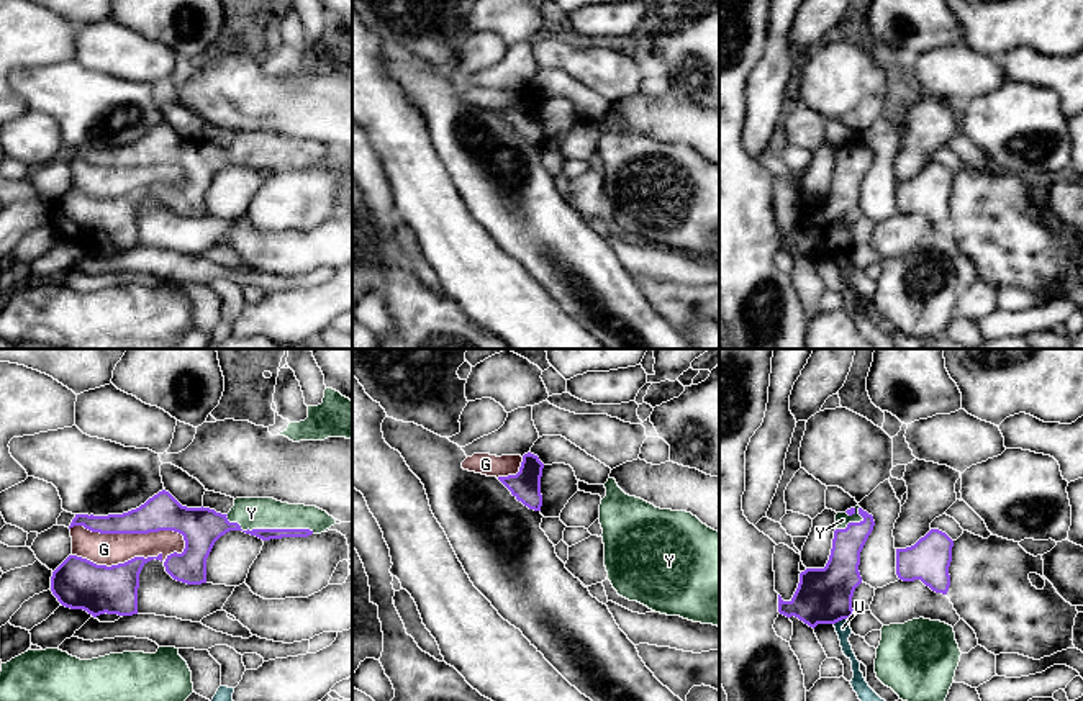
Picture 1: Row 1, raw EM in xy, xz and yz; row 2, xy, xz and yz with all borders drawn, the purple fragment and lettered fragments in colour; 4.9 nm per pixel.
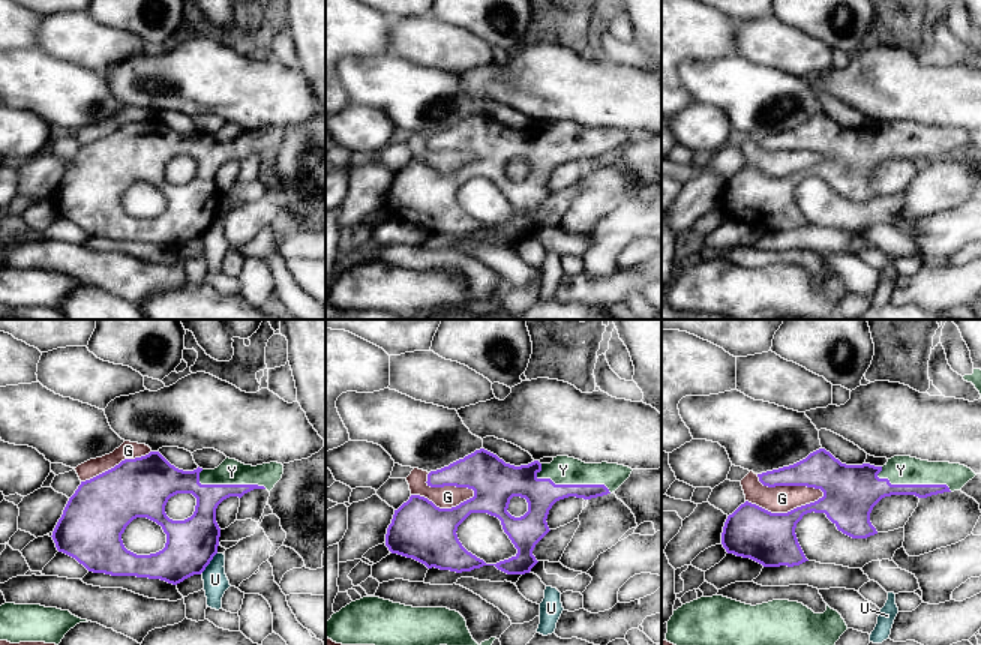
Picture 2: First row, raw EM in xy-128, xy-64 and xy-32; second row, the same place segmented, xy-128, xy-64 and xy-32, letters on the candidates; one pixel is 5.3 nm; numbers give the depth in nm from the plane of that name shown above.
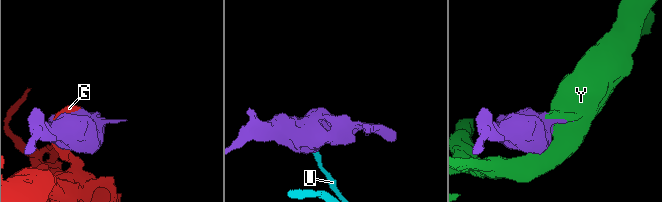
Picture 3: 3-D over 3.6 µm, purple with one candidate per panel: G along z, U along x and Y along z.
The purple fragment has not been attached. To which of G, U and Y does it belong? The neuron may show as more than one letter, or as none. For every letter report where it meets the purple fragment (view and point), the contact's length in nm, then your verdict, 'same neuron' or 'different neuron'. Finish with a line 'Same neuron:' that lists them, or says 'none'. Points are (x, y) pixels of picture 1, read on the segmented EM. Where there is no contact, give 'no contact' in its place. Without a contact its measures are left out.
G: meets purple in xy at (131, 533); contact 600 nm long; different neuron
U: meets purple in yz at (841, 619); contact 90 nm long; different neuron
Y: meets purple in xy at (269, 529); contact 440 nm long; same neuron
Same neuron: Y

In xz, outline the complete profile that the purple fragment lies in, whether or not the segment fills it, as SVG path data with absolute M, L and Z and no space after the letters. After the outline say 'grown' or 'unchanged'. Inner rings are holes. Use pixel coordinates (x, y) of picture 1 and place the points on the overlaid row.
M528 452L523 455L519 472L516 475L498 477L498 480L511 491L511 495L524 506L541 511L541 477L544 464L537 455Z; unchanged

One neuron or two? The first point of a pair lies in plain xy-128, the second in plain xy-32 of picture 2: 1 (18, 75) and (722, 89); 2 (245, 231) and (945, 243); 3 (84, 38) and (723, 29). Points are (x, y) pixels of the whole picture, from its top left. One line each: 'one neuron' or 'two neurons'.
1: one neuron
2: two neurons
3: two neurons

